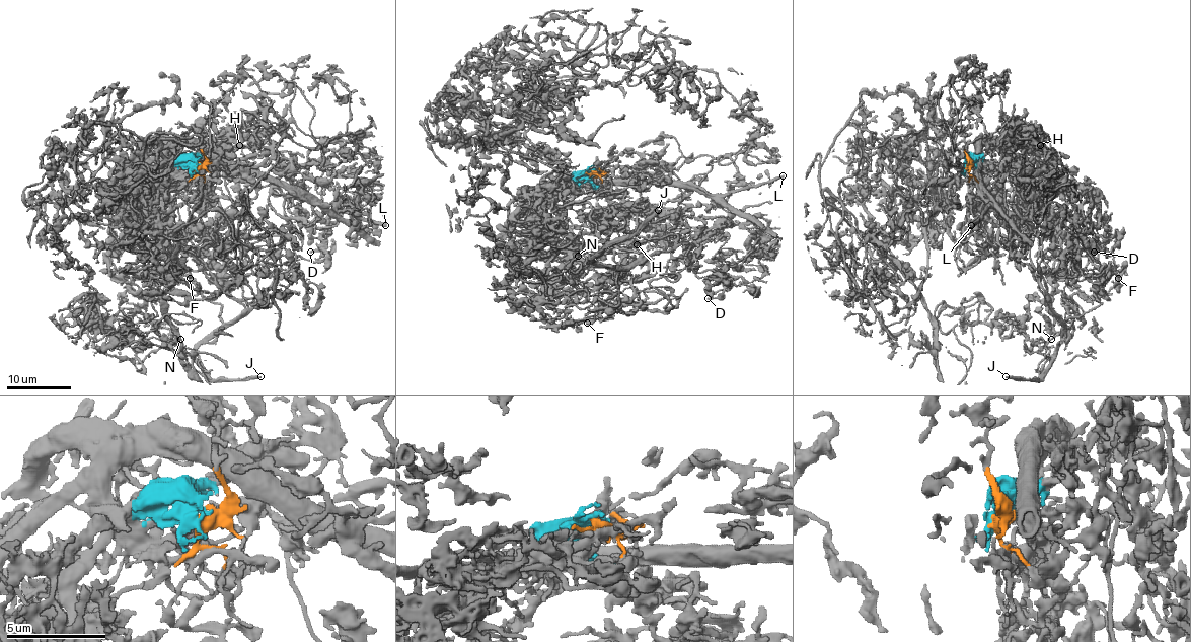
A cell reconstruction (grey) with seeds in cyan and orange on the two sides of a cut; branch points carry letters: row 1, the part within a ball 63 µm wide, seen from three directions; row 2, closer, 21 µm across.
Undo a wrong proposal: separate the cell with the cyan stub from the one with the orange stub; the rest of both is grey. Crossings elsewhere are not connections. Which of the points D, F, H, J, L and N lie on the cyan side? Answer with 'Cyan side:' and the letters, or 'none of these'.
Cyan side: H, L

